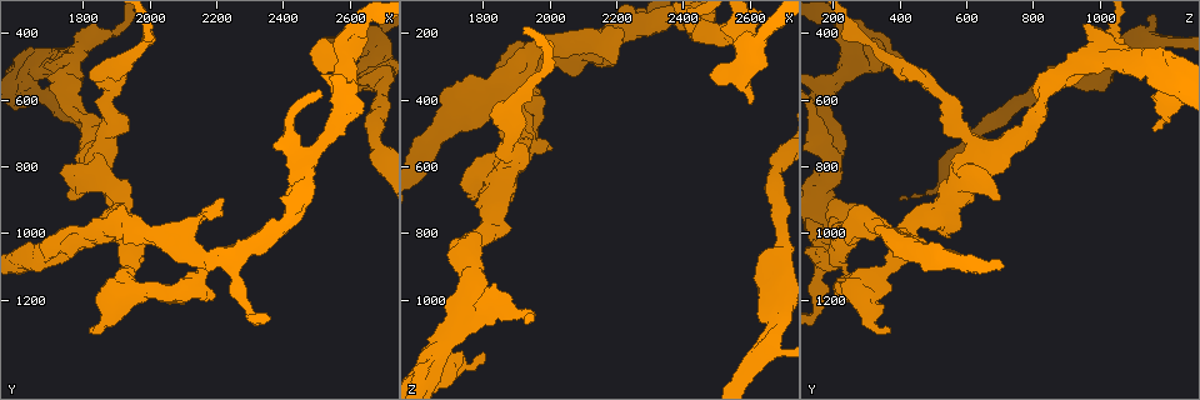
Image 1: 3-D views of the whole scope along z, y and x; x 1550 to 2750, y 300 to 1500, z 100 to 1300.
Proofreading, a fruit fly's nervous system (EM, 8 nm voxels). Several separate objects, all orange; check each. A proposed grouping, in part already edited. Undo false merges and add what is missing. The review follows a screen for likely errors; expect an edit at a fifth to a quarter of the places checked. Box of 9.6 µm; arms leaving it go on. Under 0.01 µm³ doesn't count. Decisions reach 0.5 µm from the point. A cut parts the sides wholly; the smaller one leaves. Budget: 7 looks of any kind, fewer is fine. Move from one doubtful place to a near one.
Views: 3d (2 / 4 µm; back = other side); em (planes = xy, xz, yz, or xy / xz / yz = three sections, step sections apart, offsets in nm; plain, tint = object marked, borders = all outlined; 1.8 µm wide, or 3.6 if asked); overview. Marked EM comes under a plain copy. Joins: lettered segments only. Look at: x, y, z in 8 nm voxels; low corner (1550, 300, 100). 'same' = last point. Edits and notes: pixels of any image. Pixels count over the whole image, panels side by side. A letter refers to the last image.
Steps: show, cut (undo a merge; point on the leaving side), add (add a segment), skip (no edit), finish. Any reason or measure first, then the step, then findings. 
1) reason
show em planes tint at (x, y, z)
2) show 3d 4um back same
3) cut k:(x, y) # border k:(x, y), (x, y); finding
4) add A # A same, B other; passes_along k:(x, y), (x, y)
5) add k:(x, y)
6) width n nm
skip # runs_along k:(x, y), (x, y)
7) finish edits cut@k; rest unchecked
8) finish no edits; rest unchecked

sharp bend
show 3d 4um at (1840, 790, 640)

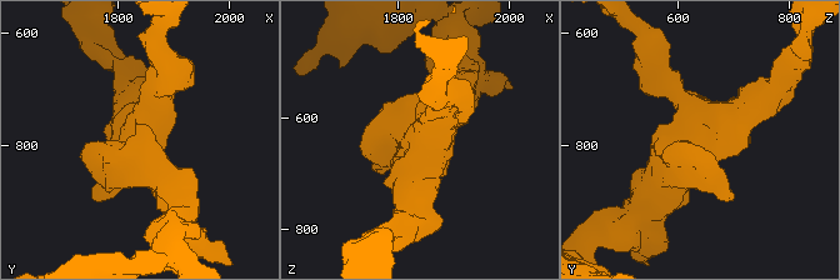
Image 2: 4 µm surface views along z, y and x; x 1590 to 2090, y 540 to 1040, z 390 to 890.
now the EM
show em yz step 4 tint at (1840, 800, 635)

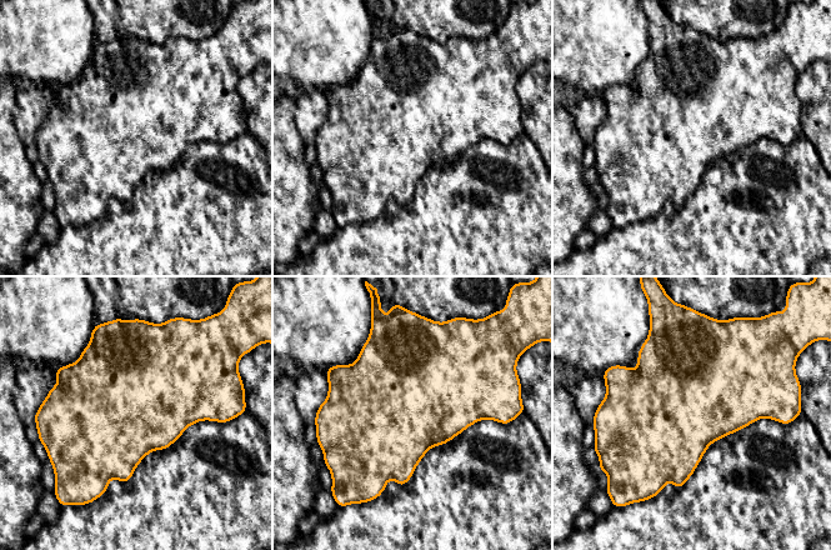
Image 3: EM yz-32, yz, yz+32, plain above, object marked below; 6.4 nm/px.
show em xz step 4 borders same

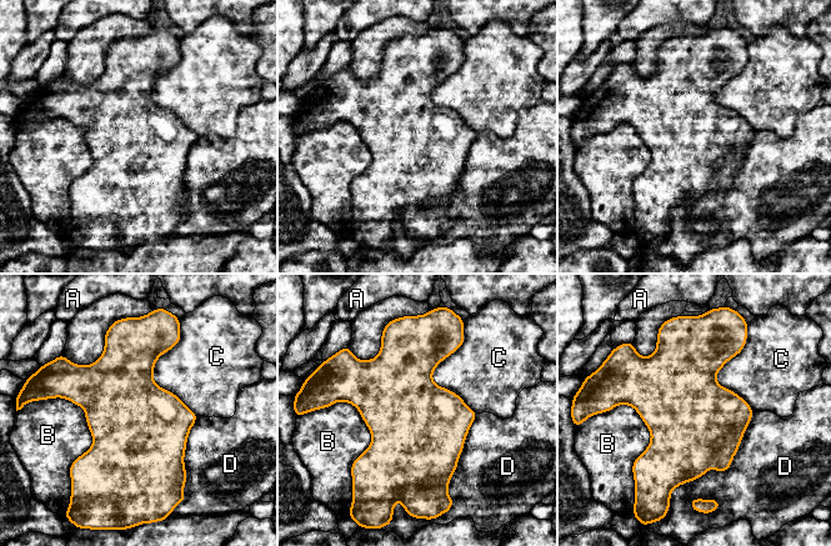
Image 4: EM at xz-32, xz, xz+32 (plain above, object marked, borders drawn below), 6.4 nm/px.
skip # A other, B other, C other, D other; one cell here

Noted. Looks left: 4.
abrupt turn
show em xy step 16 tint at (1740, 560, 840)

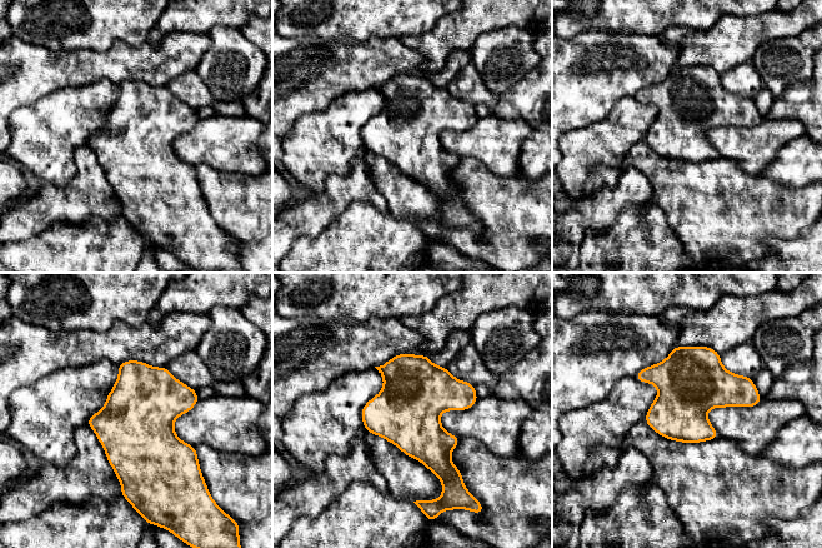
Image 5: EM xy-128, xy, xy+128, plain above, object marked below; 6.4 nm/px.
show em yz step 4 tint same

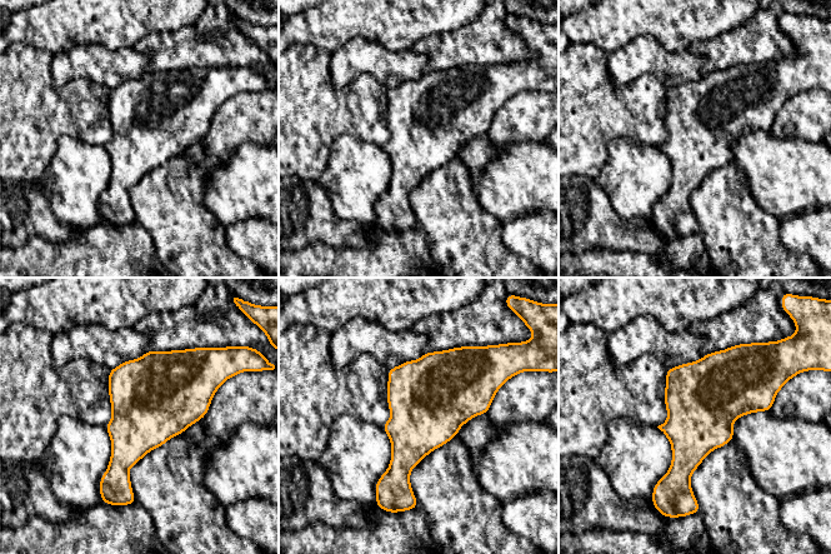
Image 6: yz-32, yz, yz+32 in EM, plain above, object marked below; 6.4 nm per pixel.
show em yz step 4 borders same

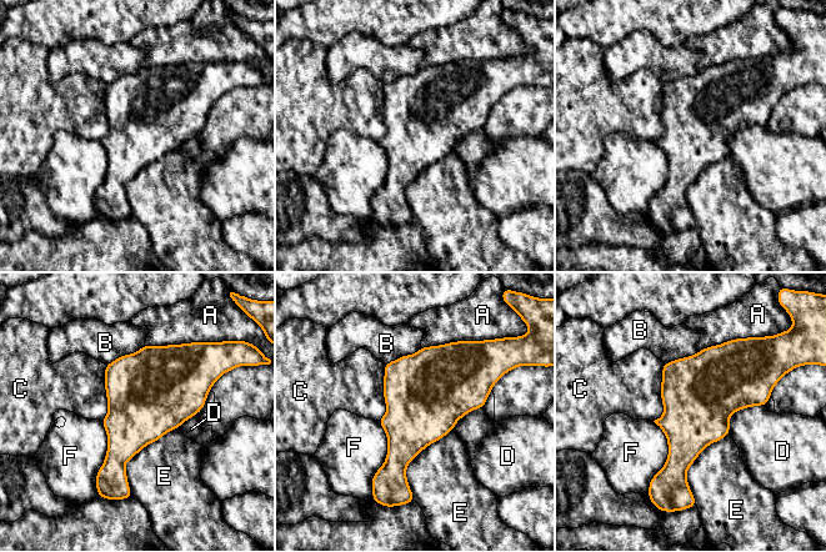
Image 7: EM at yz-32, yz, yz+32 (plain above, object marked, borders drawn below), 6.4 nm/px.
skip # A other, B other, C other, D other, E other, F other; border 7:(765, 405), (735, 411), (729, 433); all the same cell

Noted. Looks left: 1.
show em planes borders at (1680, 530, 1120)

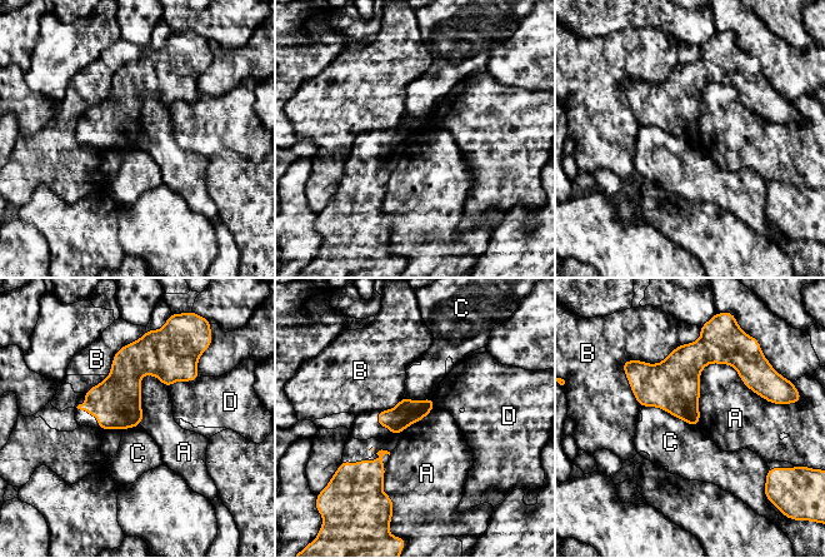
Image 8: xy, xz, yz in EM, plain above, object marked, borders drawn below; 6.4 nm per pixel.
skip # A other, B other, C other, D other; border 8:(700, 370), (730, 364), (780, 404); no lettered segment goes on from it

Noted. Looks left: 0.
finish no edits; rest unchecked

